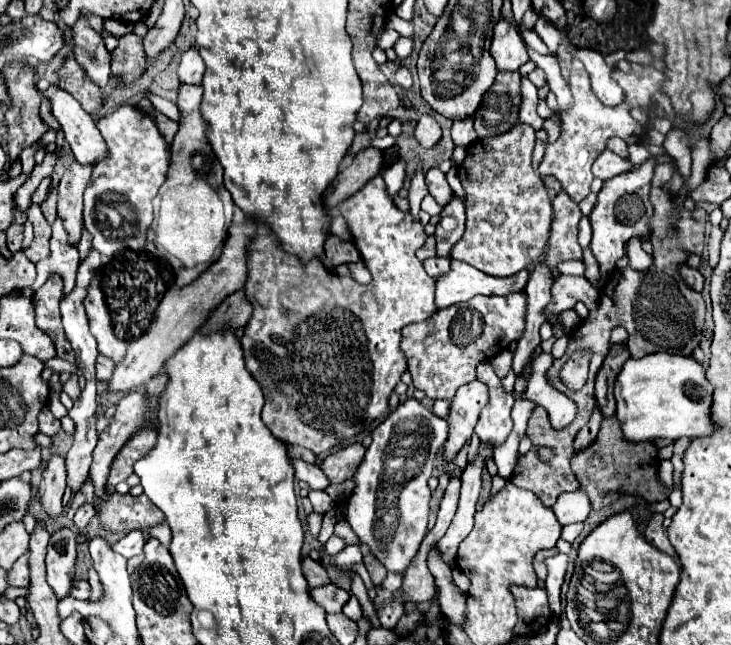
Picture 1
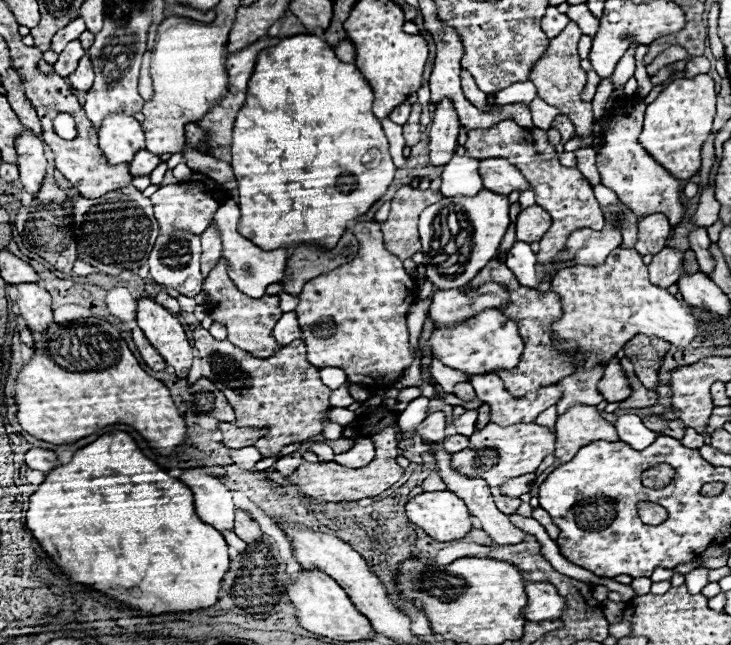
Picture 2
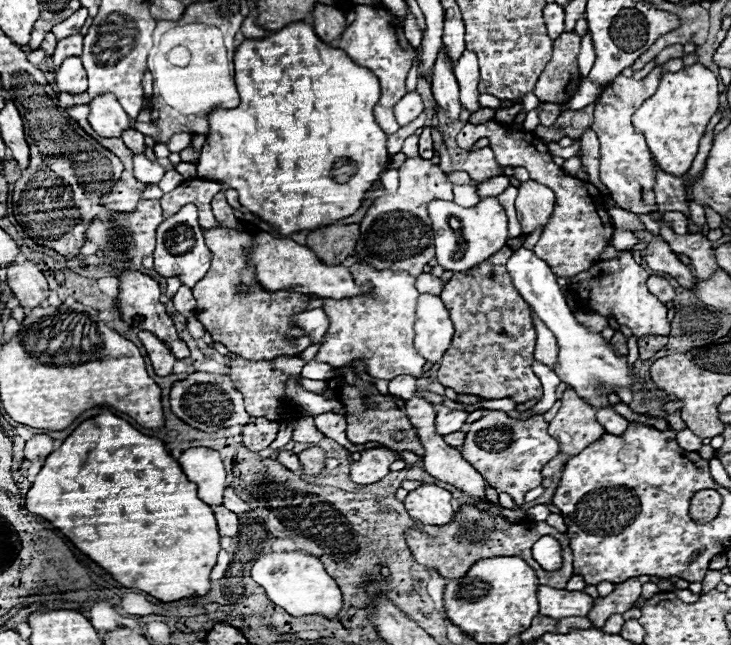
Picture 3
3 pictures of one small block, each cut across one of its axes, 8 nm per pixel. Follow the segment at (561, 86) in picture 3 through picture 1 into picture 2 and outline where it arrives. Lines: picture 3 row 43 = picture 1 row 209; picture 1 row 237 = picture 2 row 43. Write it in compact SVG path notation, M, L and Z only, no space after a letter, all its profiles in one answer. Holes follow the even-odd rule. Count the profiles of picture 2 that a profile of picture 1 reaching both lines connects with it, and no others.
M570 22L556 38L550 40L548 50L544 52L540 62L532 68L530 80L536 84L538 96L542 100L556 106L562 114L566 114L572 120L578 134L588 136L590 126L594 124L594 116L592 116L592 104L580 100L580 94L582 94L582 90L586 86L586 72L580 68L580 56L578 56L578 46L576 46L580 36L582 36L582 32L580 32L578 24Z

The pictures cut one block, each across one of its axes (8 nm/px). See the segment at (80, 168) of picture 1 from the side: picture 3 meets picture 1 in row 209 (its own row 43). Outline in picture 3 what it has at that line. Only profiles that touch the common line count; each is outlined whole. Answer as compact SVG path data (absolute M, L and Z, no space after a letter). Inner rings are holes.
M74 34L74 36L68 36L66 40L58 40L58 46L56 46L54 54L52 54L54 64L56 66L62 64L62 60L66 56L80 56L82 54L82 40L84 40L82 34Z

